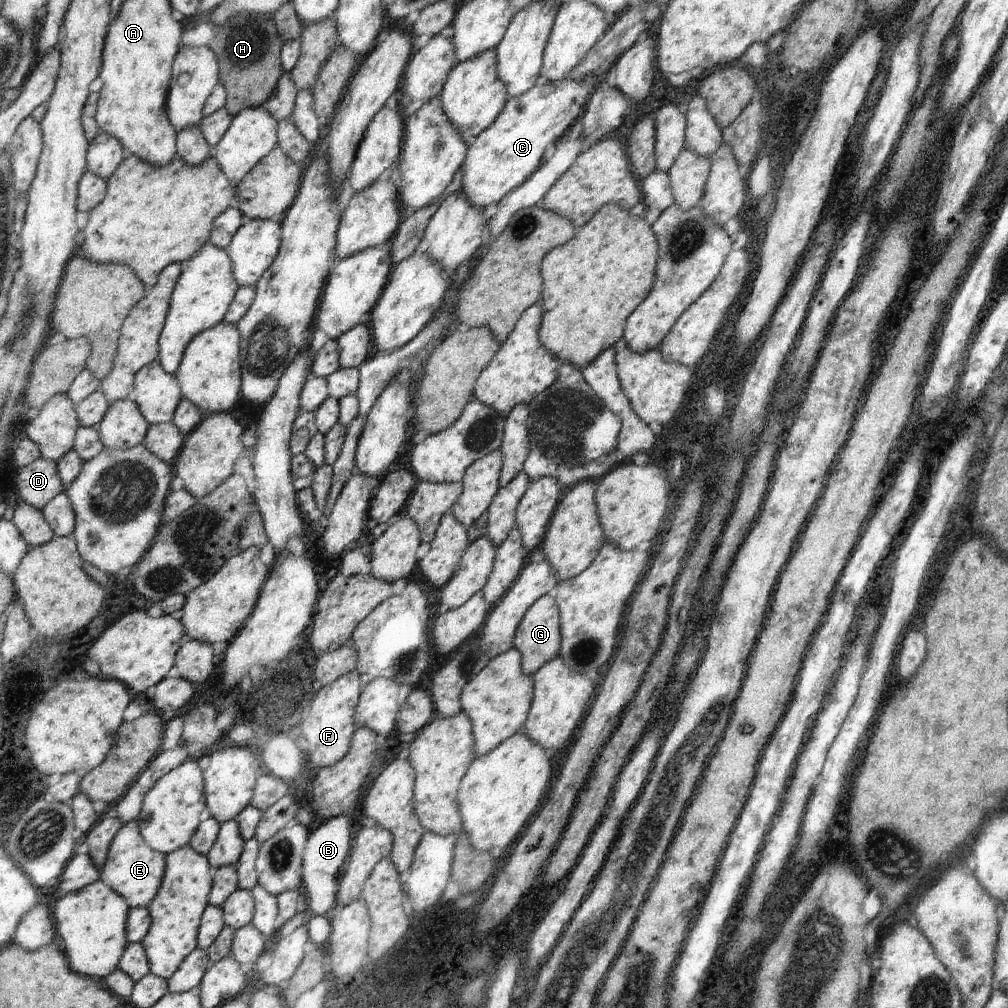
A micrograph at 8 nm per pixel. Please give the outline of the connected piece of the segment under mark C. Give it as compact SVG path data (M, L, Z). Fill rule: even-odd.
M589 75L580 81L540 82L518 97L510 97L498 119L469 144L464 165L461 192L471 204L487 208L497 204L520 187L543 165L543 157L549 144L557 144L567 128L584 112L591 94L600 82L599 76Z

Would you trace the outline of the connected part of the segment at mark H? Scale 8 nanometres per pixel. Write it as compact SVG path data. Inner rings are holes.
M243 13L228 23L218 25L213 23L215 38L209 47L217 53L221 67L220 84L207 99L203 108L205 116L226 108L233 116L237 116L247 107L261 107L272 98L278 82L285 74L282 63L282 48L284 40L279 34L278 25L271 15Z

